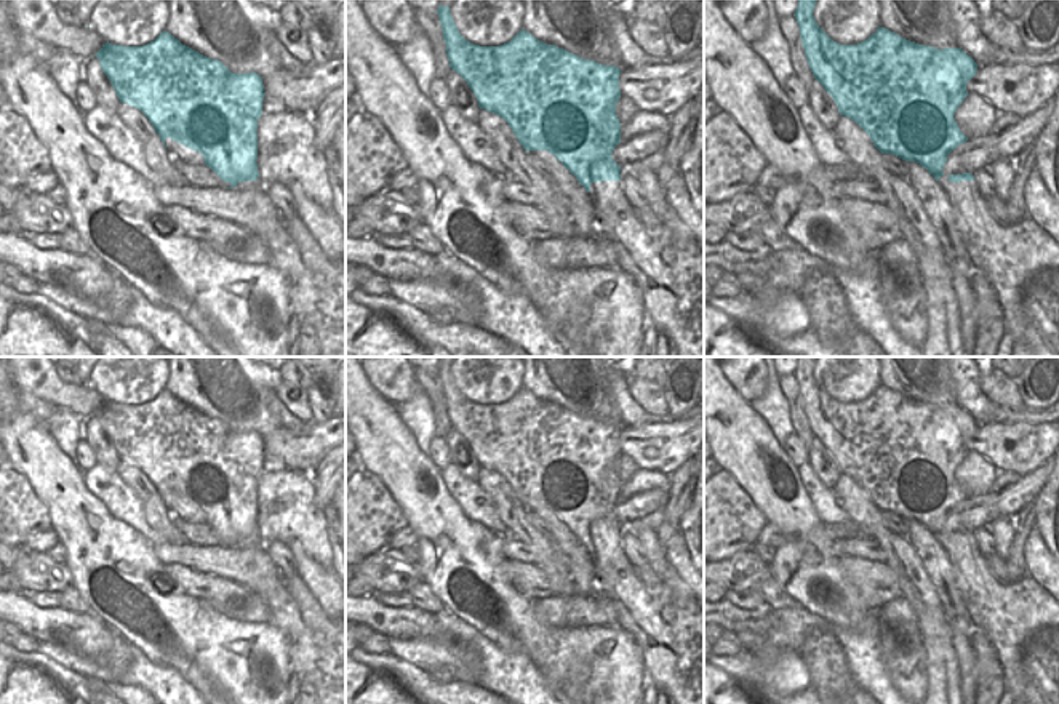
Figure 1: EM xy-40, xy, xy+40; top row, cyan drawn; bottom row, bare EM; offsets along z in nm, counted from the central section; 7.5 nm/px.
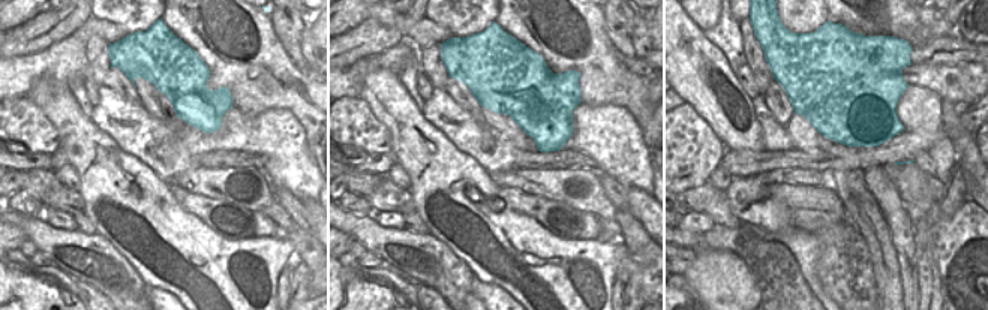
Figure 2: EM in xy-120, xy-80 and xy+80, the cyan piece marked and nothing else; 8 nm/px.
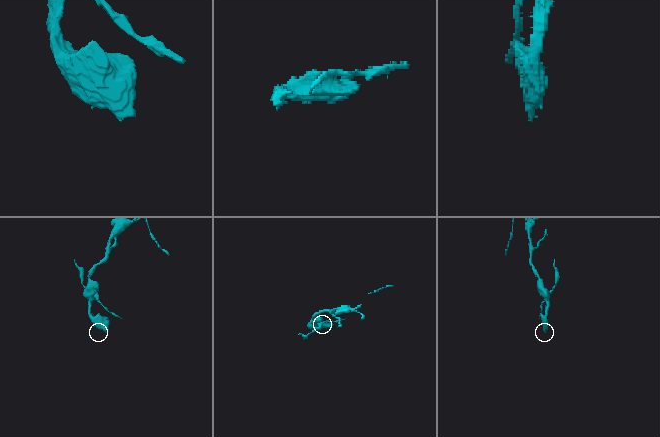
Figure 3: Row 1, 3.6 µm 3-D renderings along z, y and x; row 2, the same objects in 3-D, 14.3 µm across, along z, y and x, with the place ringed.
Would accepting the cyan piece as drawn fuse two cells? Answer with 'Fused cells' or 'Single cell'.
Fused cells.

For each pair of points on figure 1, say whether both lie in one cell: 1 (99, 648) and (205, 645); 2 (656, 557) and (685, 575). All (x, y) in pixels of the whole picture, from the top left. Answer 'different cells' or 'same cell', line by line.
1: different cells
2: different cells

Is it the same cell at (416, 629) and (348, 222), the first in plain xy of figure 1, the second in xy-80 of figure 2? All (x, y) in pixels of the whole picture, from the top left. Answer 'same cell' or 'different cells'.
same cell

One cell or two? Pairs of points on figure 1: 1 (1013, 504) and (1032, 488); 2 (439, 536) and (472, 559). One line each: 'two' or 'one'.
1: one
2: one

